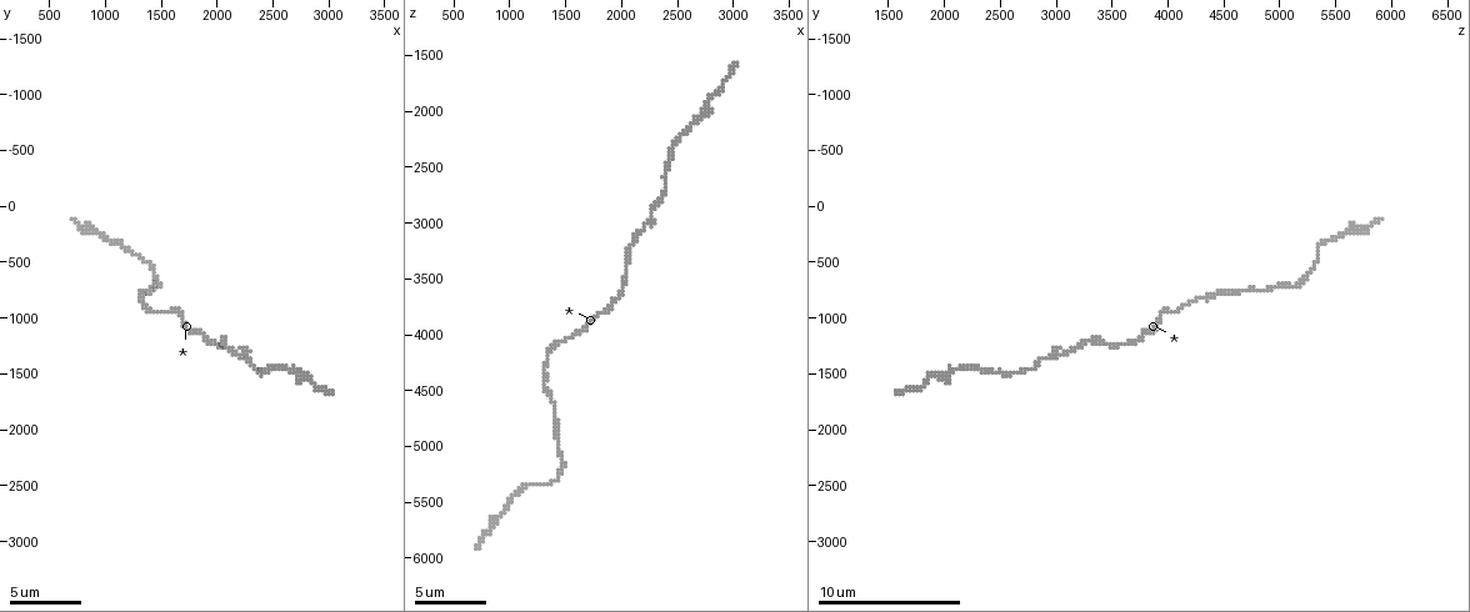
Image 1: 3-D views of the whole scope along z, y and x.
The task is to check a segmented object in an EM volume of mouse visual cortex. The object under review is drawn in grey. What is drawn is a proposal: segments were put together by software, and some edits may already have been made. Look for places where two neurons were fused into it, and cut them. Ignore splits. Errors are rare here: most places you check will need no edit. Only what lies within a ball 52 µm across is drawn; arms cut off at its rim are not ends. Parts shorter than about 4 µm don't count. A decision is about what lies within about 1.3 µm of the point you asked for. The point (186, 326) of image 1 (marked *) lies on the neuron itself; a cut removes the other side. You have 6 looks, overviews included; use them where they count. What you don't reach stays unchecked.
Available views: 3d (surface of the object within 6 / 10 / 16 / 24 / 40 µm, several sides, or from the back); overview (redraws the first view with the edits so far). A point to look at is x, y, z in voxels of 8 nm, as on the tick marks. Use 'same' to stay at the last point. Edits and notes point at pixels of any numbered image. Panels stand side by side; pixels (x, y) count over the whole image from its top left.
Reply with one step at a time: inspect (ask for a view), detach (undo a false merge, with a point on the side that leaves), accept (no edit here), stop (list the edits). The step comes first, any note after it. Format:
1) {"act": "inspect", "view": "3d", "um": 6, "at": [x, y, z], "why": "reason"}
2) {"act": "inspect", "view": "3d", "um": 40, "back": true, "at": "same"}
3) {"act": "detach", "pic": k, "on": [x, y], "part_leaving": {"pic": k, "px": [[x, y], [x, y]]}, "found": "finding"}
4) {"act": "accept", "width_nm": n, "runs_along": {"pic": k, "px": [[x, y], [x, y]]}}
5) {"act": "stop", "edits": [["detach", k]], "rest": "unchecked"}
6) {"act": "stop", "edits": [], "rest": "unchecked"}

{"act": "inspect", "view": "3d", "um": 16, "at": [1340, 780, 4500], "why": "thick turns thin"}

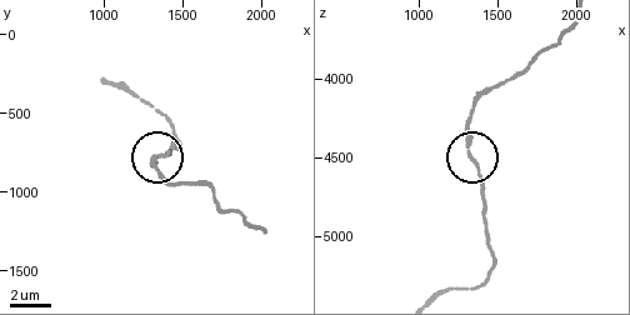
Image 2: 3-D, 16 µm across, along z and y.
{"act": "accept", "width_nm": 190, "runs_along": {"pic": 2, "px": [[531, 59], [478, 103], [466, 129], [466, 149], [485, 203]]}, "found": "continuous, no second neuron"}

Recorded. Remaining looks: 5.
{"act": "inspect", "view": "3d", "um": 10, "at": [2280, 1380, 2900], "why": "sudden change in width"}

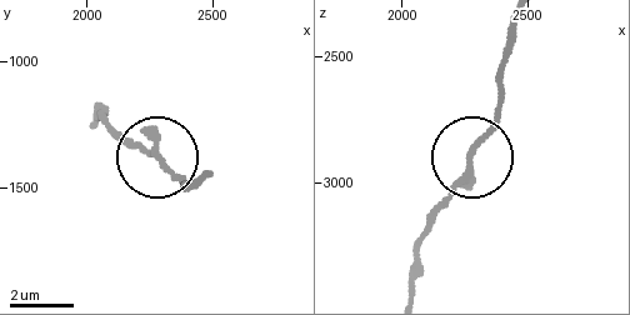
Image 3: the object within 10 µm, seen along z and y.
{"act": "inspect", "view": "3d", "um": 10, "back": true, "at": [2280, 1370, 2880]}

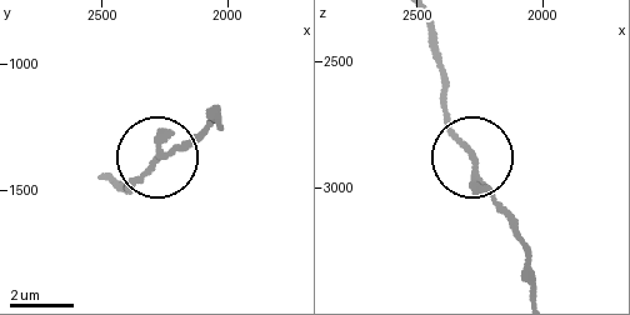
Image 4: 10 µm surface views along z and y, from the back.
{"act": "accept", "found": "continuous, no second neuron"}

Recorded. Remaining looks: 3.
{"act": "inspect", "view": "3d", "um": 6, "at": [2620, 1460, 2120], "why": "thick turns thin"}

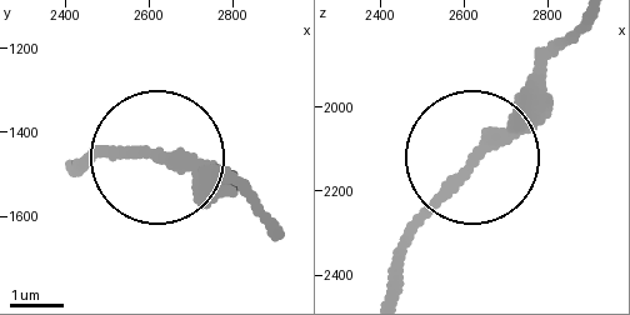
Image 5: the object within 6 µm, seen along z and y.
{"act": "accept", "runs_along": {"pic": 5, "px": [[386, 288], [418, 206], [561, 50]]}, "found": "continuous, no second neuron"}

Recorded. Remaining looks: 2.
{"act": "stop", "edits": [], "rest": "unchecked"}

